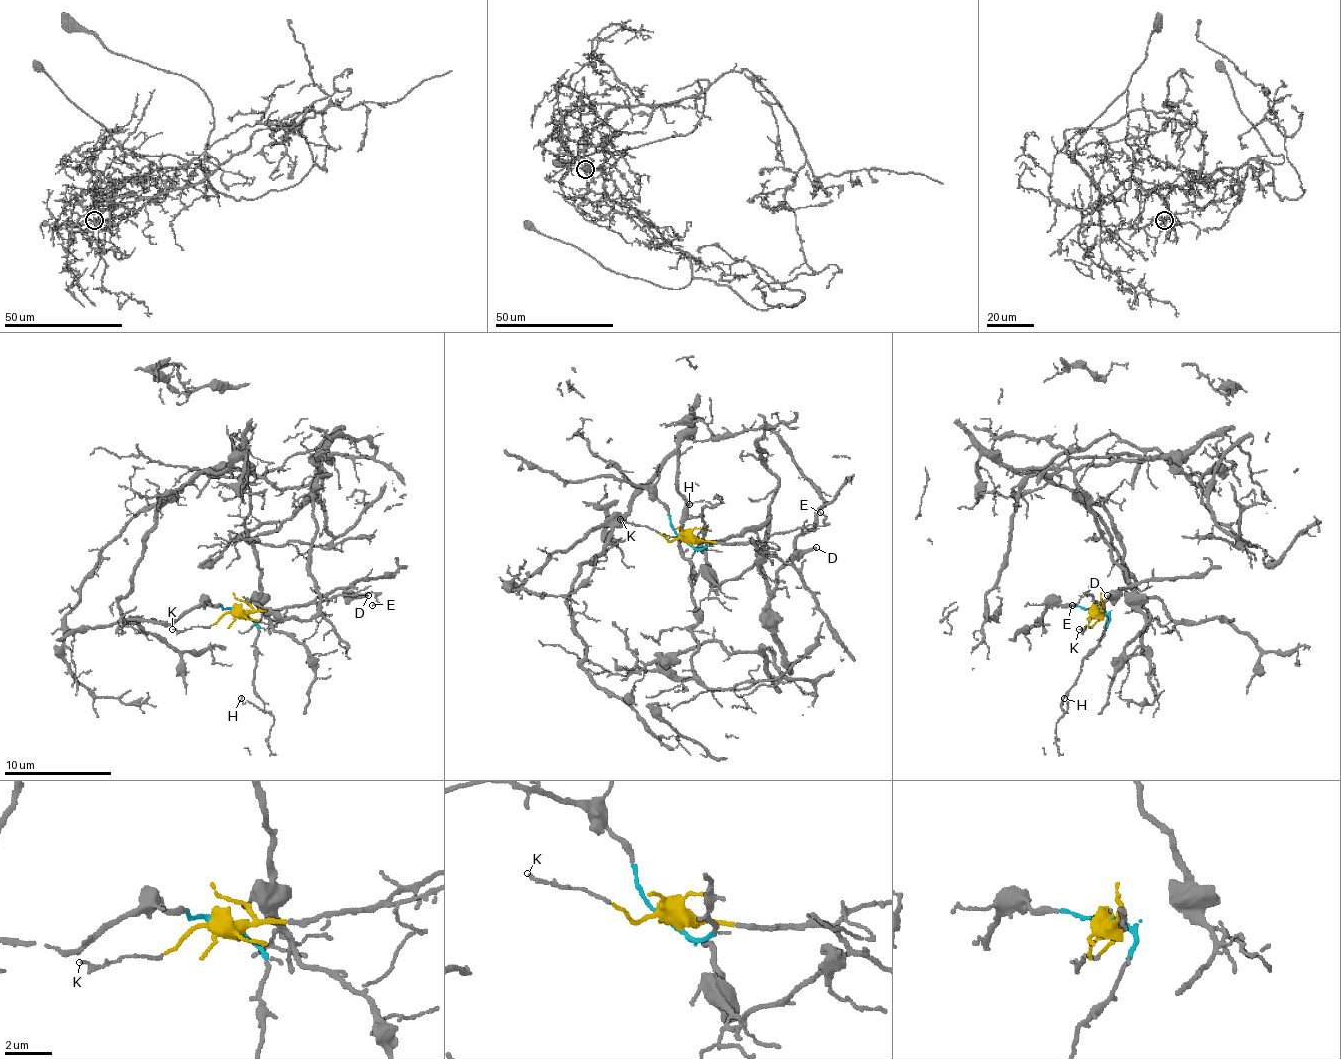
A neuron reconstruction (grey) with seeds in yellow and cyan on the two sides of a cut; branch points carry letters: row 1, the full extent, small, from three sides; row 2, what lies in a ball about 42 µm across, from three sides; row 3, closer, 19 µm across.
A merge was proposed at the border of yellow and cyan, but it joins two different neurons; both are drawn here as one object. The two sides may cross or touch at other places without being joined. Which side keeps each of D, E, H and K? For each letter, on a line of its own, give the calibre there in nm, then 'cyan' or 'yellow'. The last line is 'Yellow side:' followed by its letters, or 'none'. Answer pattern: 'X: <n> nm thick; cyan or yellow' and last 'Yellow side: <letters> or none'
D: 200 nm thick; yellow
E: 120 nm thick; yellow
H: 100 nm thick; cyan
K: 150 nm thick; yellow
Yellow side: D, E, K

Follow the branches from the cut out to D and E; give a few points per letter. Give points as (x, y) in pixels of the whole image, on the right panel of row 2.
D: (1100, 611), (1121, 589), (1108, 594)
E: (1100, 611), (1102, 605), (1089, 594), (1089, 589), (1073, 605)

